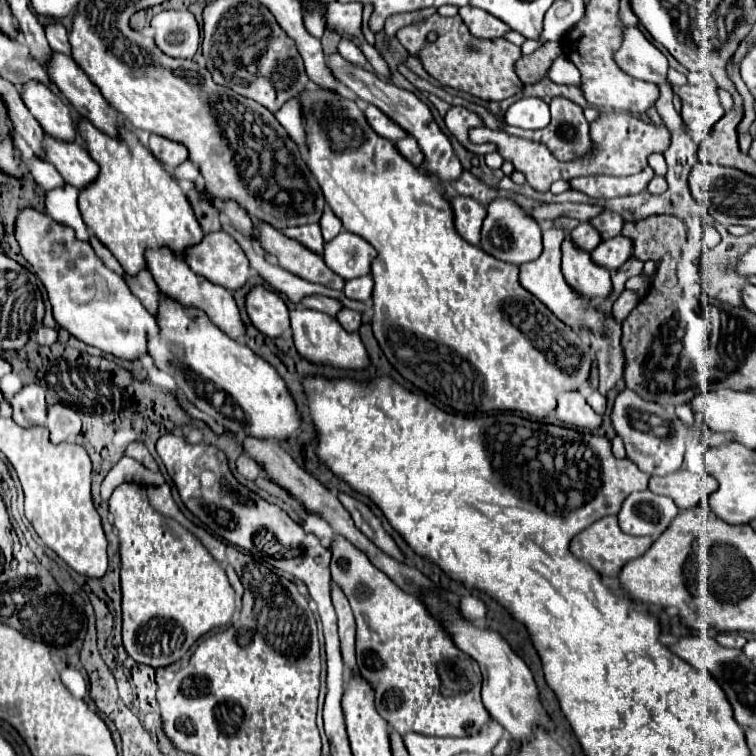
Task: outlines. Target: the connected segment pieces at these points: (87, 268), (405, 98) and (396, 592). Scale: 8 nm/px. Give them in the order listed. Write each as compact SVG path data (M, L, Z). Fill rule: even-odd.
M34 207L18 209L14 235L22 257L32 265L32 273L38 275L46 287L54 319L60 327L86 345L122 359L138 359L140 353L146 353L148 335L158 333L154 317L142 307L142 303L138 303L138 299L134 299L134 295L130 295L124 279L102 263L90 243L76 239L70 227Z
M332 53L328 57L328 67L330 67L336 81L340 81L348 89L352 89L362 101L366 101L370 105L376 105L382 113L386 113L392 121L396 121L404 131L408 131L408 135L412 135L418 141L418 145L420 145L420 149L422 149L422 153L426 157L422 169L436 175L440 181L458 179L458 175L462 173L462 165L460 165L458 157L454 155L450 139L440 131L438 123L434 121L434 117L432 117L432 113L430 113L430 109L428 109L428 105L424 101L420 101L414 93L396 87L390 81L382 81L376 73L342 59L342 55L338 55L338 53Z
M334 537L330 549L332 579L344 589L358 625L356 665L376 691L378 713L400 735L406 735L410 731L436 737L478 735L486 727L486 723L490 723L490 715L480 701L482 675L478 663L454 645L444 627L428 613L428 609L416 597L404 593L394 581L378 571L370 563L370 559L366 559L366 555L358 551L350 541L346 541L344 537Z

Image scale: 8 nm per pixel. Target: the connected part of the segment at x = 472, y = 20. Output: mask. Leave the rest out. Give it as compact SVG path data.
M462 7L460 17L468 25L470 33L478 39L498 39L510 31L510 27L506 27L498 17L476 7Z

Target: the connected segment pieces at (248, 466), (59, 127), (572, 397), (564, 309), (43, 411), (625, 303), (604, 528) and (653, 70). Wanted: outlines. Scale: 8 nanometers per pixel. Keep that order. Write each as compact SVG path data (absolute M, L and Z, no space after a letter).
M242 453L240 457L238 457L238 461L236 461L236 467L238 467L238 471L246 477L249 481L255 481L260 475L260 465L252 459L252 457L248 457L246 453Z
M24 83L22 101L46 133L64 141L72 141L76 137L74 123L70 119L70 107L62 101L62 97L52 93L52 89L46 83Z
M562 391L558 393L558 405L556 415L566 425L576 425L580 429L596 429L600 427L602 419L600 415L586 403L584 395L580 391Z
M544 229L544 253L538 257L538 261L532 263L524 263L520 265L520 283L524 289L528 289L532 295L536 295L562 323L566 323L568 327L572 327L574 331L590 331L596 335L606 335L606 327L604 327L604 313L586 297L578 295L578 291L574 291L566 281L564 275L560 271L560 245L564 241L564 233L562 229Z
M26 385L20 393L12 397L14 421L22 427L46 425L47 403L44 401L44 389L40 385Z
M624 289L623 293L619 296L617 301L615 301L611 314L616 318L617 322L622 324L638 302L638 296L634 291Z
M610 515L610 517L598 519L594 525L590 525L588 529L584 529L582 533L578 533L578 535L572 539L570 551L572 551L578 559L590 563L590 565L592 565L598 573L602 573L604 577L618 577L618 575L620 575L620 569L622 569L628 561L644 555L650 545L652 545L652 539L650 539L650 537L632 537L632 535L626 535L626 533L618 527L616 515Z
M624 27L622 47L616 51L616 63L636 79L664 83L668 59L660 53L662 51L650 43L638 27Z

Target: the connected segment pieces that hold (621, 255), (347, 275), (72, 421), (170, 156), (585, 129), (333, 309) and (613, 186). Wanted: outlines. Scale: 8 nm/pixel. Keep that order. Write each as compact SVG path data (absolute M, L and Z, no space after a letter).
M616 235L614 239L602 241L592 251L592 259L594 259L594 263L598 263L606 269L618 269L632 257L632 247L634 247L634 243L630 237Z
M342 231L338 237L334 237L324 249L326 265L346 281L368 275L374 257L376 249L360 235L348 231Z
M56 403L48 409L48 431L52 443L70 441L80 433L80 429L82 429L82 421L72 407Z
M150 135L150 143L148 149L152 151L152 155L166 167L166 169L174 169L176 165L184 163L188 159L188 151L184 145L170 141L166 137L158 137L158 135Z
M554 97L550 103L550 111L552 111L552 121L548 127L544 129L536 129L536 131L528 131L512 126L506 126L505 131L510 135L515 135L525 139L532 139L538 143L544 143L550 153L558 159L558 161L574 161L578 157L586 157L594 151L594 141L590 139L590 125L584 117L584 111L580 105L572 103L566 97Z
M308 295L302 299L302 305L308 307L308 309L316 309L316 311L322 311L322 313L328 313L332 317L338 315L338 311L342 309L342 303L338 299L332 299L332 297L324 297L324 295Z
M648 165L640 173L634 173L630 177L610 177L610 175L586 175L570 179L570 187L576 191L582 191L594 199L610 199L620 195L634 195L646 189L650 179L654 177L654 169Z

